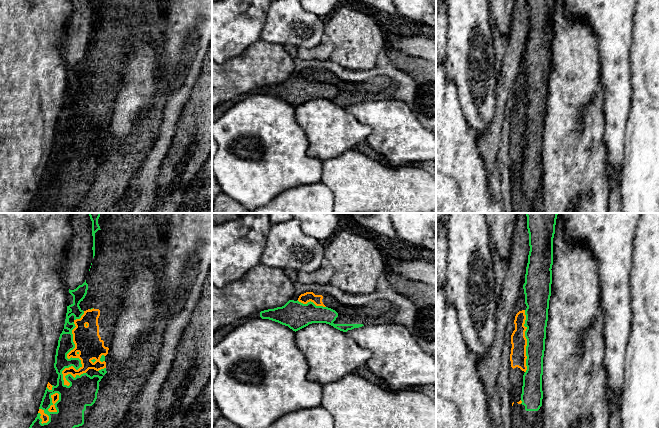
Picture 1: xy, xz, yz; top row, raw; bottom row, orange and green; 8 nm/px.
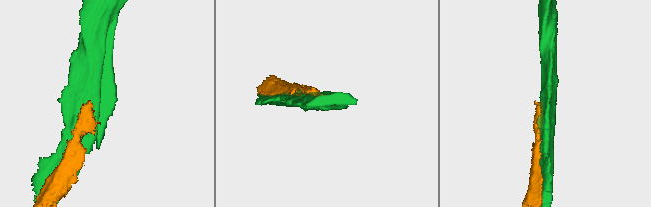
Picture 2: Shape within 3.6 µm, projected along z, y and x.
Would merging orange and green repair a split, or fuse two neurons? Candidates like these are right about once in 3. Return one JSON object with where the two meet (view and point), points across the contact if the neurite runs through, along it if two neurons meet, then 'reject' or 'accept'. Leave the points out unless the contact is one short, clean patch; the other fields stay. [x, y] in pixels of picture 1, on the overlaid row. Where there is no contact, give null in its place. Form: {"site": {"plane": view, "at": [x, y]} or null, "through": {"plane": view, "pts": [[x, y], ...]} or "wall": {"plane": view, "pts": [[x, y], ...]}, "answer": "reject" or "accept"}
{"site": {"plane": "xy", "at": [76, 357]}, "answer": "reject"}

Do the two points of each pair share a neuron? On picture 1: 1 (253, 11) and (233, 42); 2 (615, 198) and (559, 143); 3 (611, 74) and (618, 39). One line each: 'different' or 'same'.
1: same
2: different
3: same

